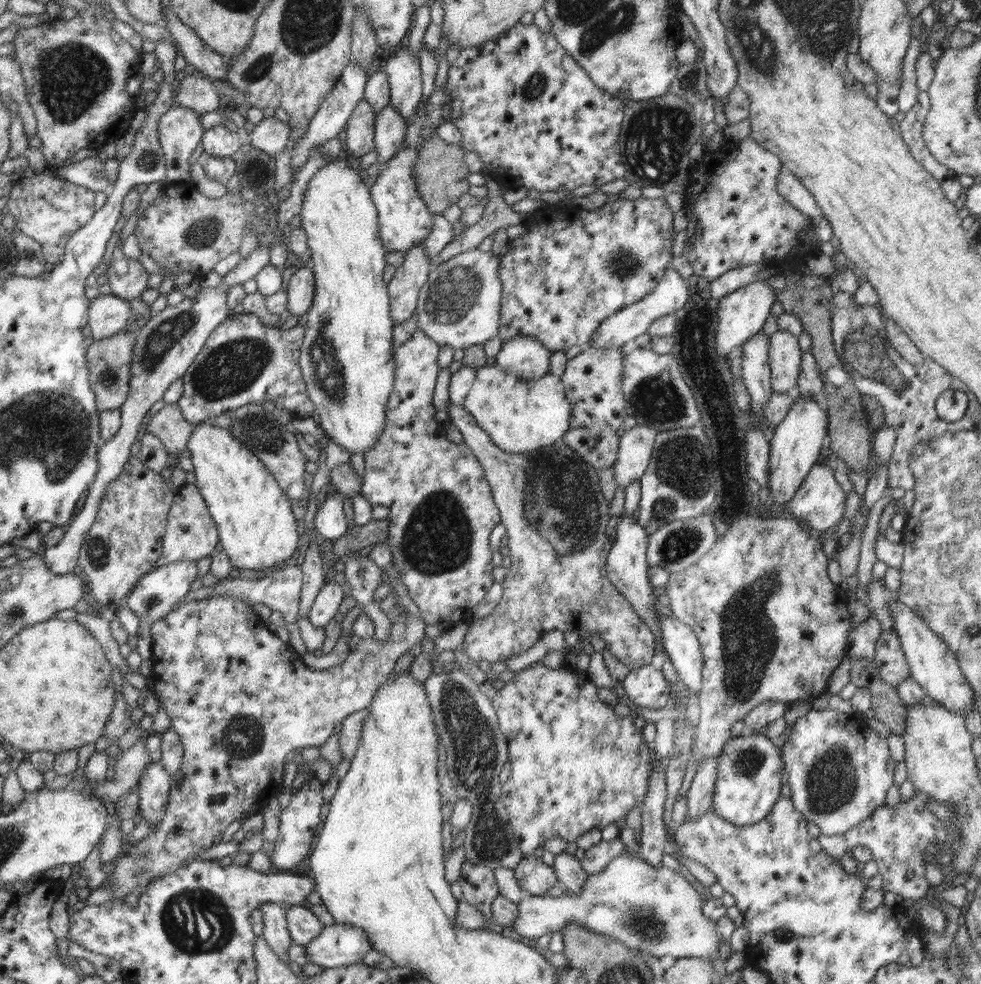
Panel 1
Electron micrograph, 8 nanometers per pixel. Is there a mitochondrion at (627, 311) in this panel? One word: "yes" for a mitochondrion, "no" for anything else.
no

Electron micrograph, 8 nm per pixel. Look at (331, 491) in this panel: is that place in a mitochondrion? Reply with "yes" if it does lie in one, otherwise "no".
no

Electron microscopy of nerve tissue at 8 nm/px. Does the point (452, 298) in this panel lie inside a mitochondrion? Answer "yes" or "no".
yes

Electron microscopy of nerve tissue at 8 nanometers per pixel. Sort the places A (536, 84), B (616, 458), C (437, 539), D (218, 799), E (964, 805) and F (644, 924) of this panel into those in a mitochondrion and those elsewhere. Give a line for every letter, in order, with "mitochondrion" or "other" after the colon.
A: mitochondrion
B: other
C: mitochondrion
D: other
E: mitochondrion
F: mitochondrion

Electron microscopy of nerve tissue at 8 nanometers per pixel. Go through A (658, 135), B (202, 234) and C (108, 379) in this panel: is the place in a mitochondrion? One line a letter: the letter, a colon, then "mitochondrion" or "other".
A: mitochondrion
B: mitochondrion
C: mitochondrion

